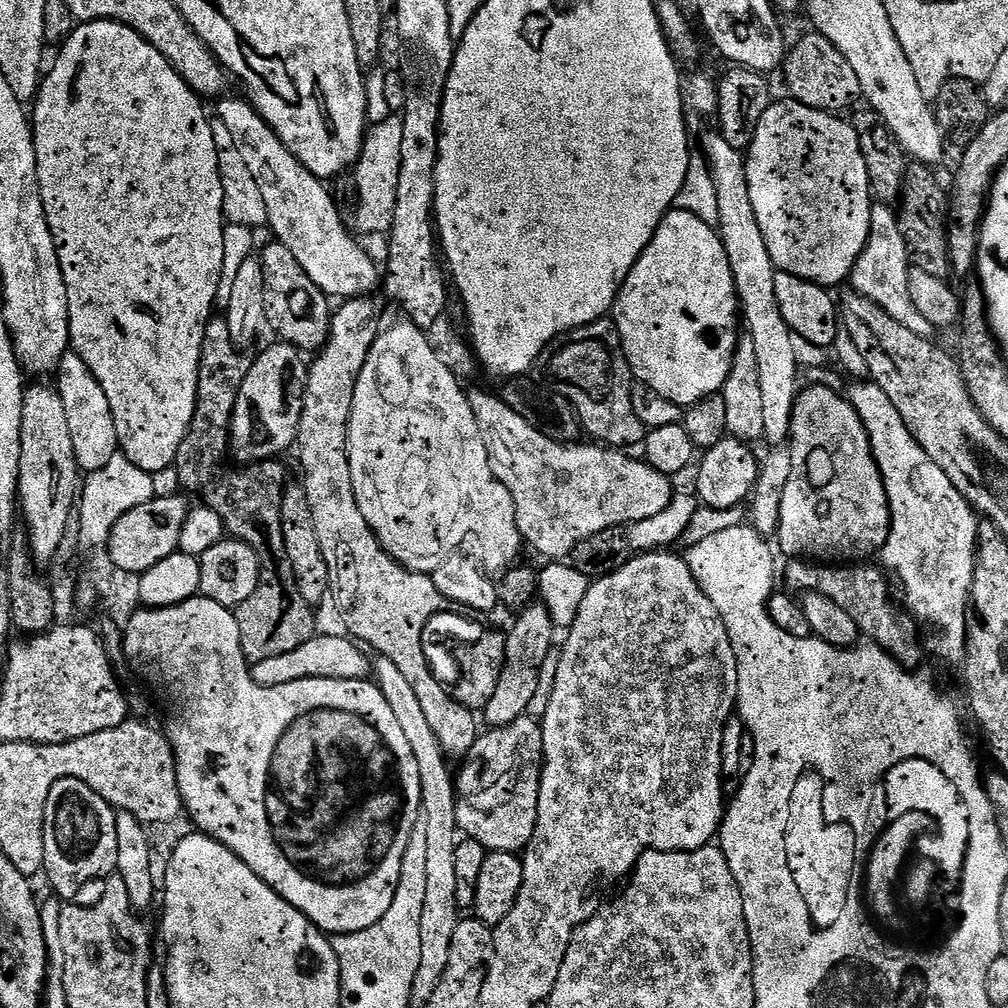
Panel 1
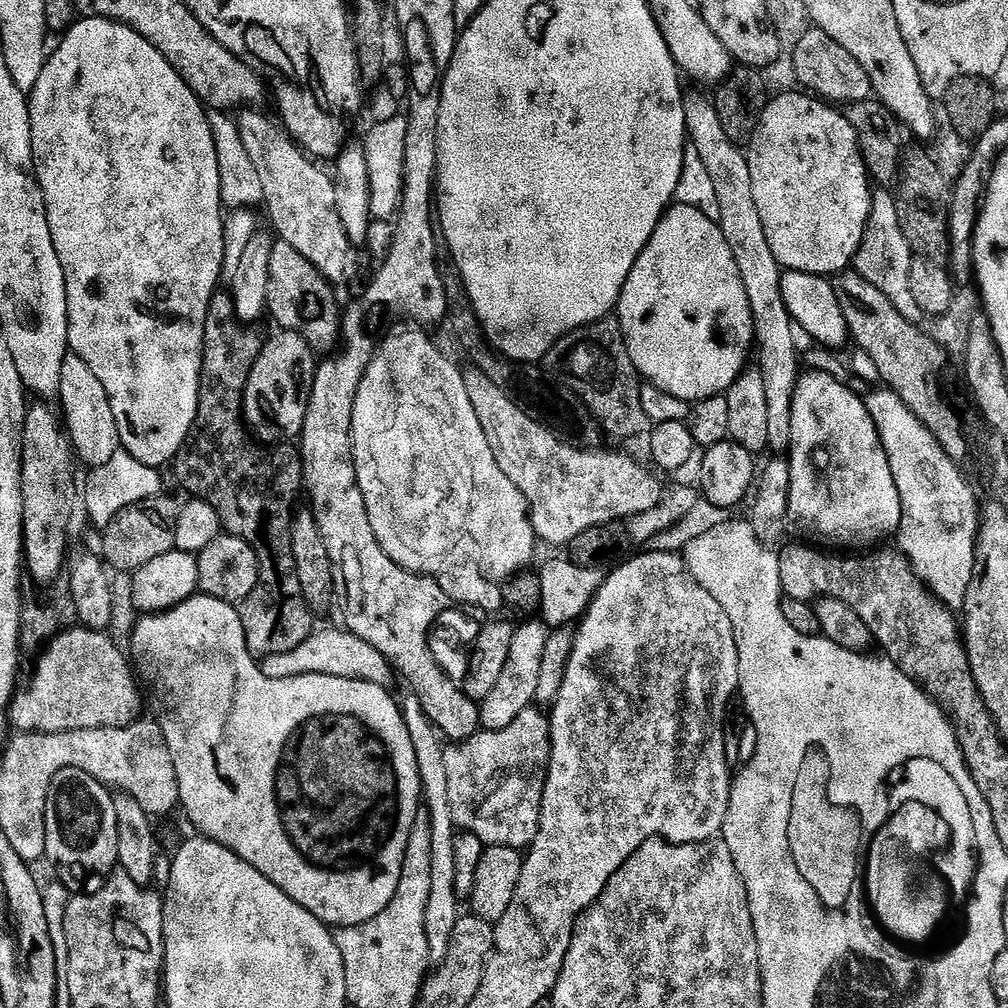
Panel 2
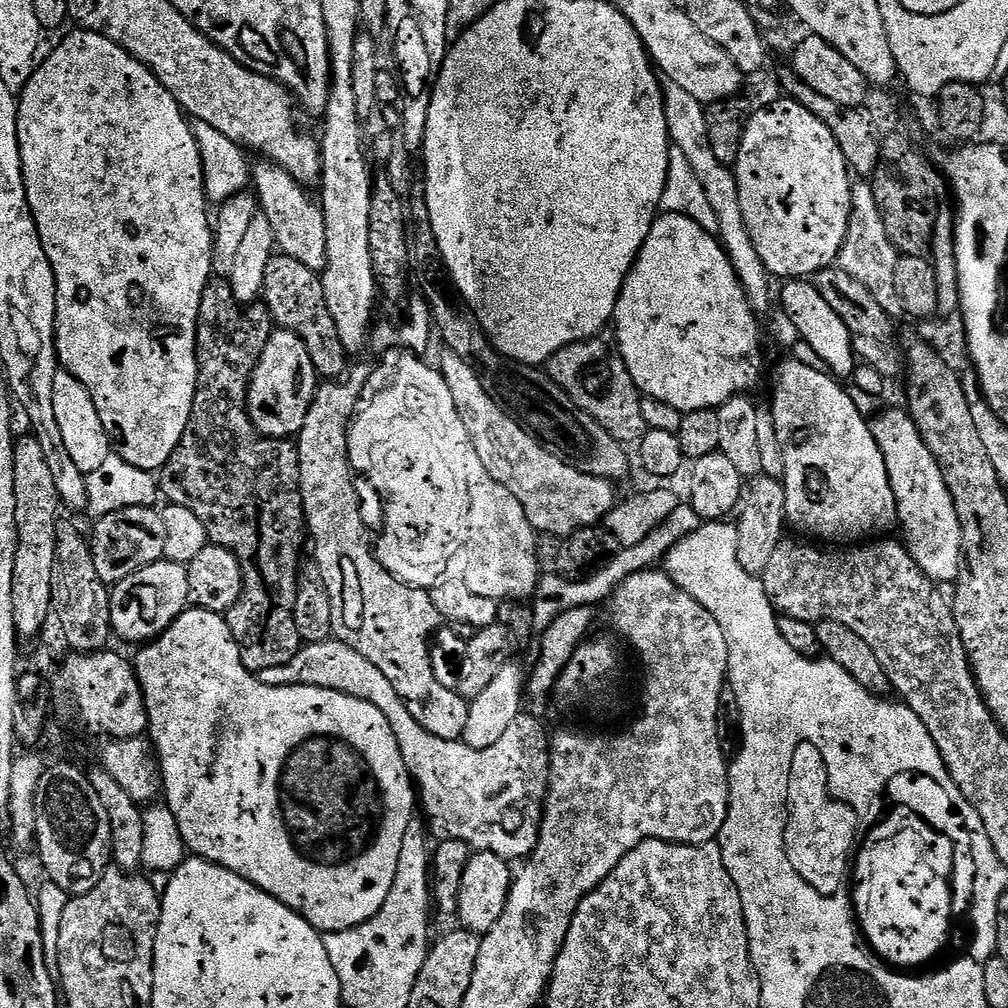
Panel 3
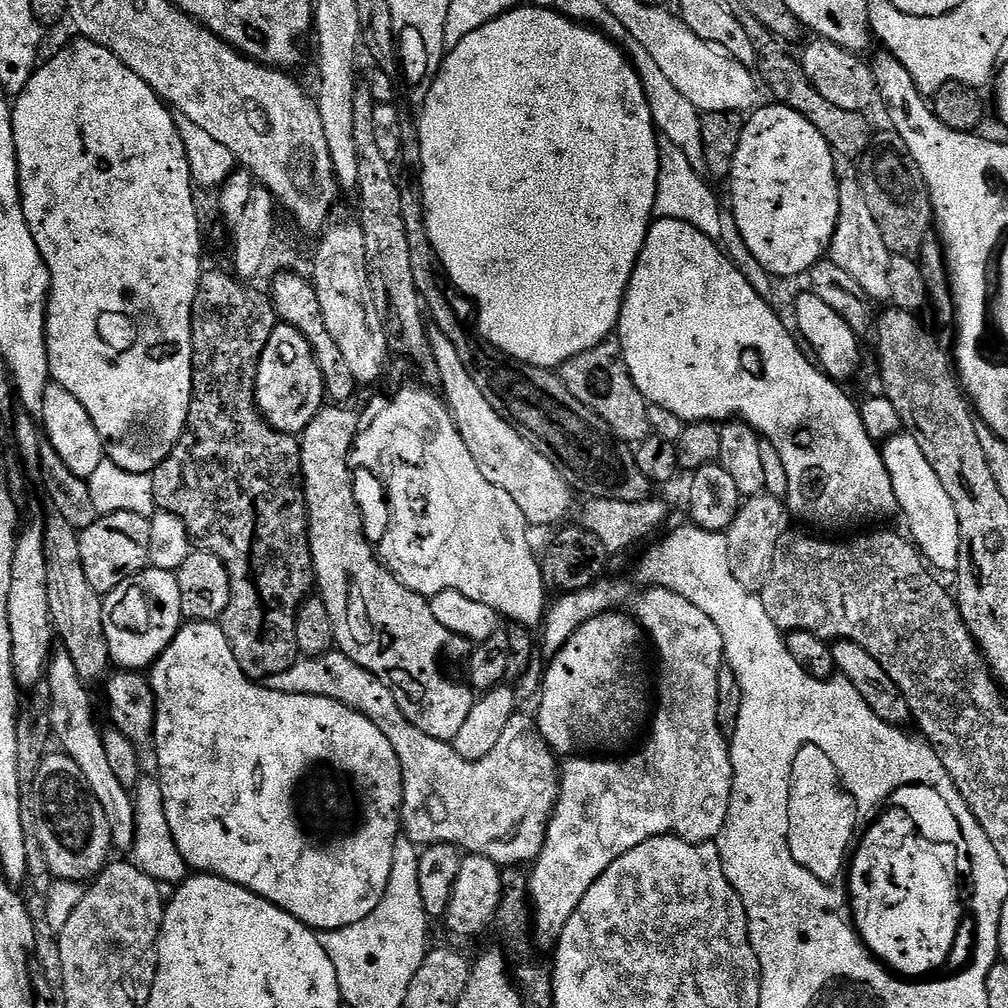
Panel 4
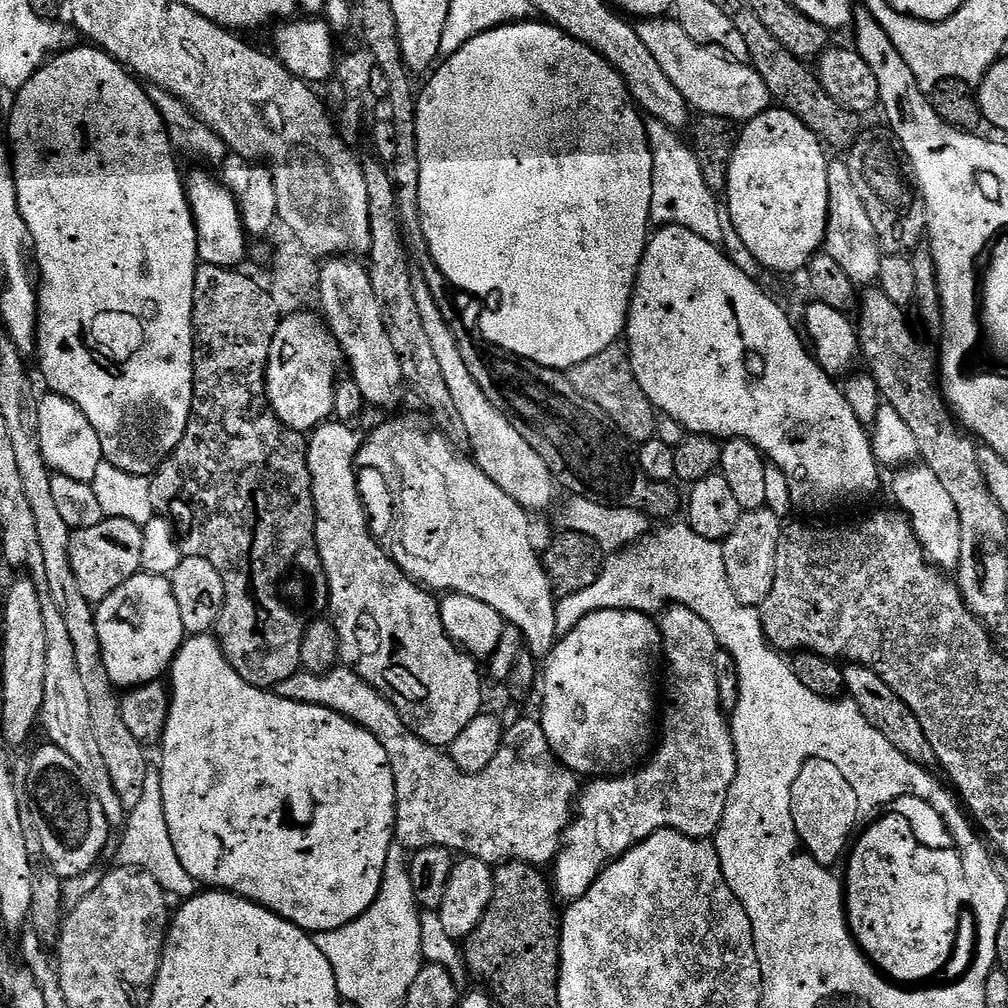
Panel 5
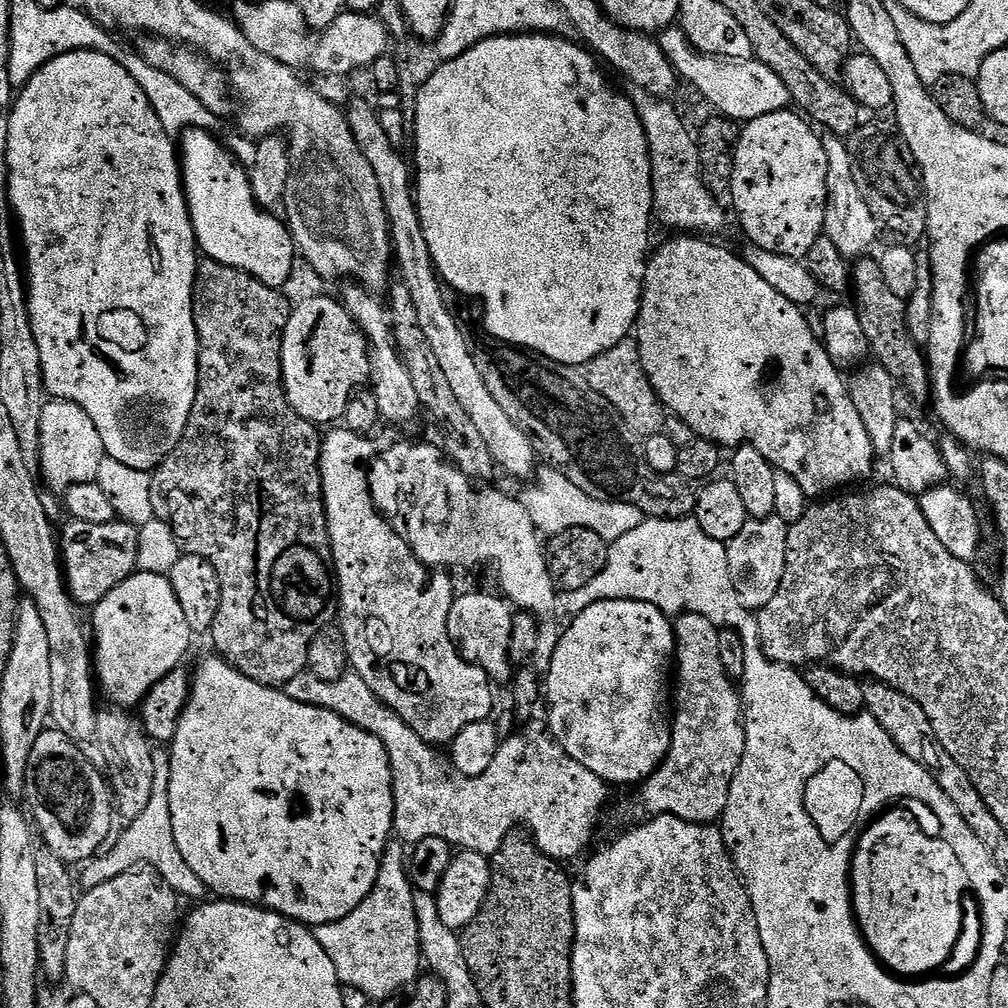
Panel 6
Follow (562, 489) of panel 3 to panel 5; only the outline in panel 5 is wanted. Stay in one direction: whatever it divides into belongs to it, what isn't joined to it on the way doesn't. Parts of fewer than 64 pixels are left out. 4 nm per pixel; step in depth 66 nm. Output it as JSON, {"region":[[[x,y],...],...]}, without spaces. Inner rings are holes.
{"region":[[[413,275],[412,285],[414,302],[418,302],[418,314],[422,314],[422,326],[426,326],[430,346],[438,358],[442,375],[446,377],[446,390],[450,390],[450,398],[454,398],[458,418],[462,418],[462,426],[466,426],[468,445],[476,465],[526,510],[548,507],[551,509],[552,499],[555,498],[556,492],[558,493],[558,484],[552,471],[546,466],[543,458],[532,449],[530,442],[526,442],[526,438],[522,438],[522,434],[518,434],[518,430],[514,430],[509,420],[492,405],[490,398],[482,394],[478,382],[470,378],[470,370],[466,370],[462,350],[458,350],[456,335],[450,330],[446,318],[442,318],[442,310],[438,310],[438,302],[434,302],[434,294],[430,294],[430,286],[424,281],[423,275]]]}

